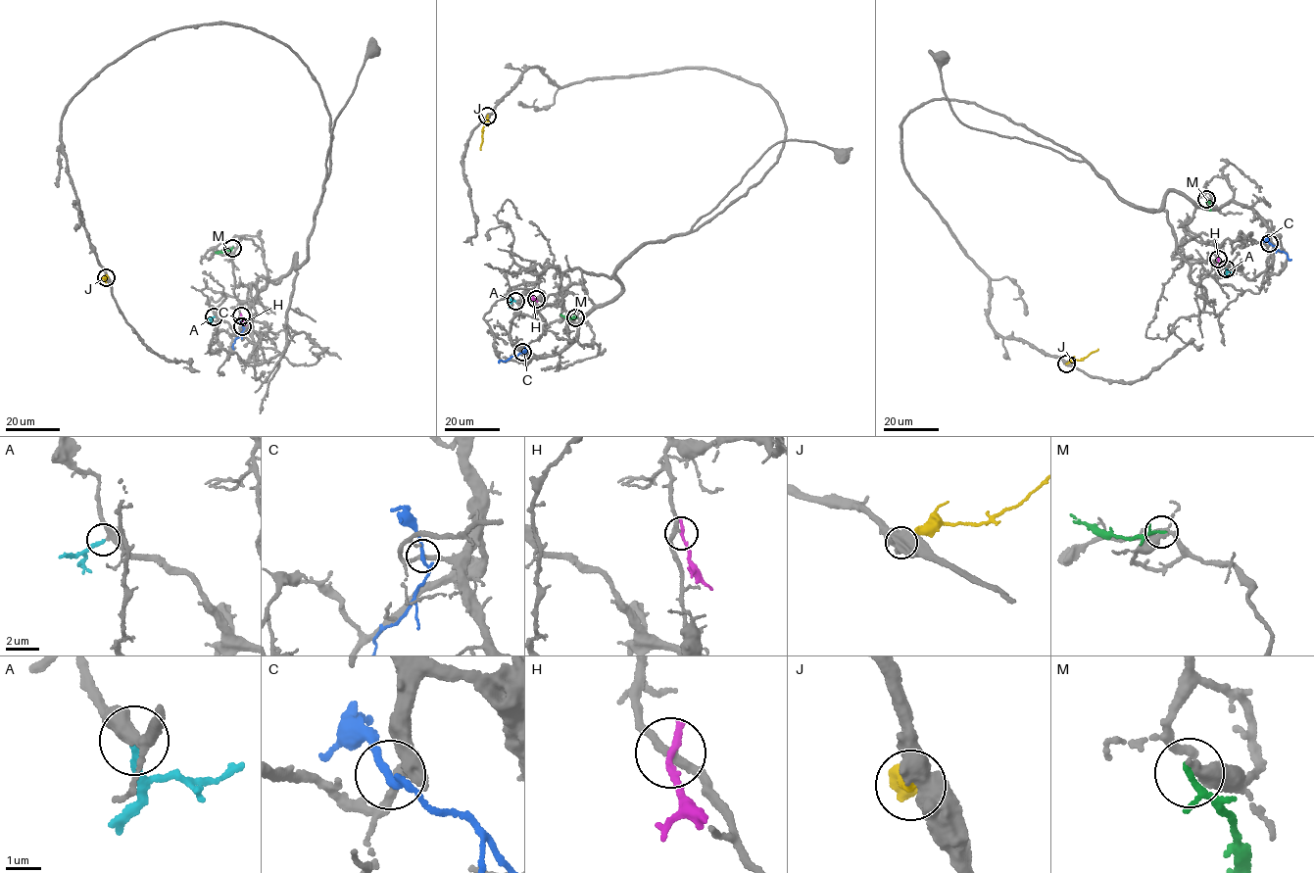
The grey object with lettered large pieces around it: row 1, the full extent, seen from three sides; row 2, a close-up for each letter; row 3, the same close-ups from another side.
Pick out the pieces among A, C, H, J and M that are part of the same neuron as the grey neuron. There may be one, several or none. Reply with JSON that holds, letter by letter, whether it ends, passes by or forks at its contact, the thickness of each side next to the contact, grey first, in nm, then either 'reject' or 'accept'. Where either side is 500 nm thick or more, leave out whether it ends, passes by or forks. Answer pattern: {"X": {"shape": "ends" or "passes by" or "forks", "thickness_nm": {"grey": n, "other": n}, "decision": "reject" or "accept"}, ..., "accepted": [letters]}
{"A": {"shape": "ends", "thickness_nm": {"grey": 360, "other": 200}, "decision": "accept"}, "C": {"shape": "passes by", "thickness_nm": {"grey": 280, "other": 200}, "decision": "reject"}, "H": {"shape": "ends", "thickness_nm": {"grey": 240, "other": 240}, "decision": "reject"}, "J": {"thickness_nm": {"grey": 650, "other": 200}, "decision": "reject"}, "M": {"shape": "passes by", "thickness_nm": {"grey": 480, "other": 140}, "decision": "reject"}, "accepted": ["A"]}

